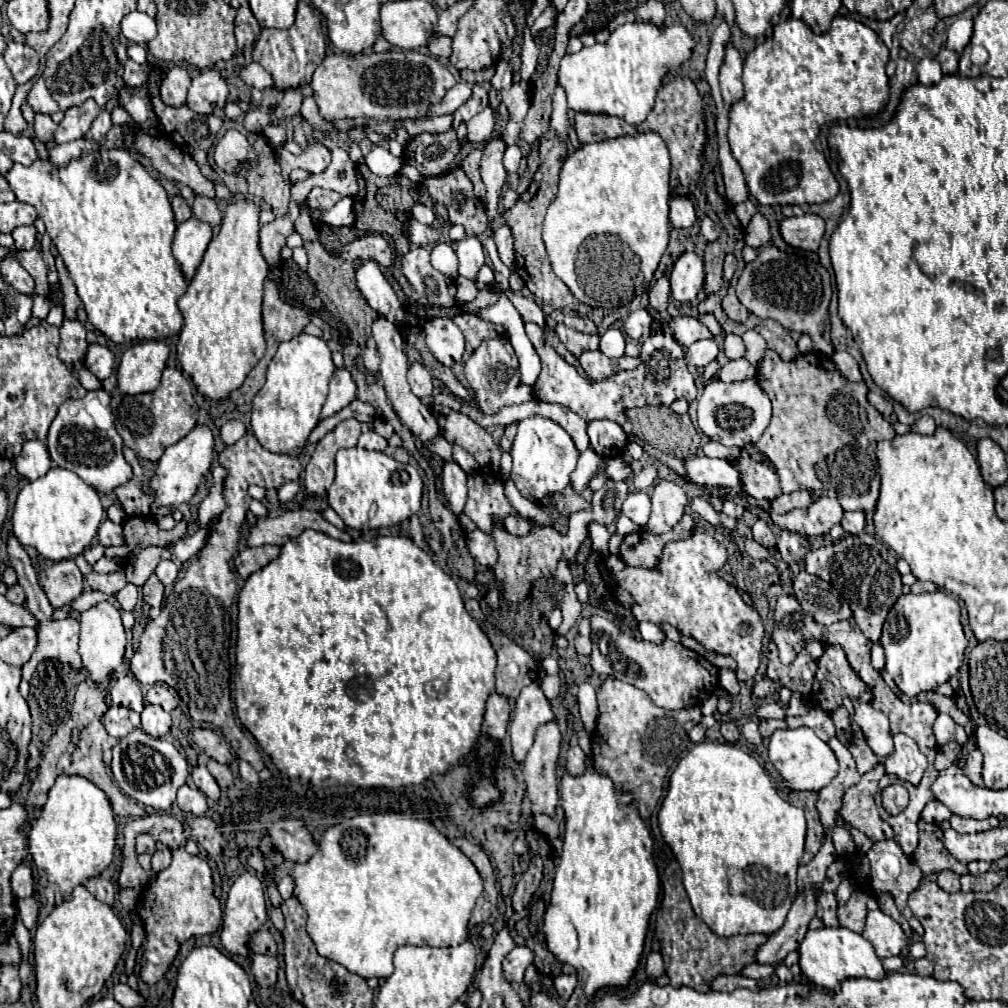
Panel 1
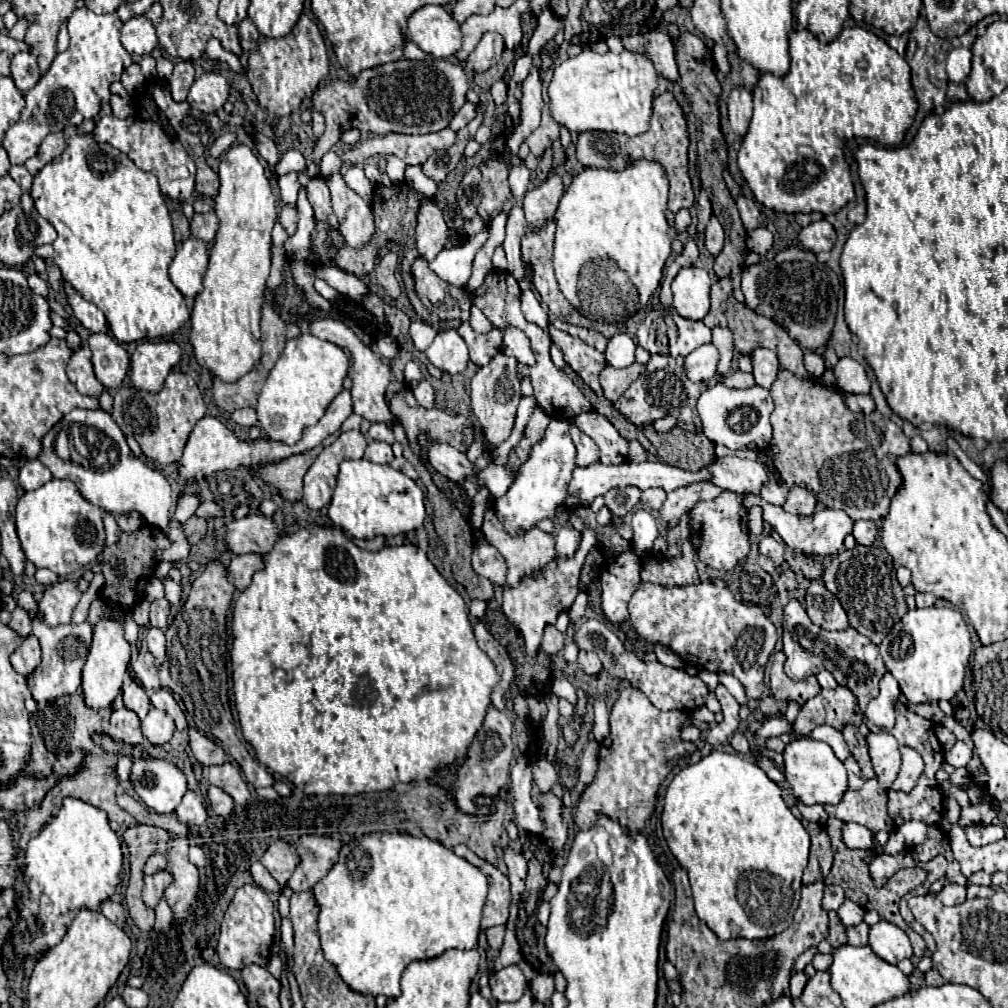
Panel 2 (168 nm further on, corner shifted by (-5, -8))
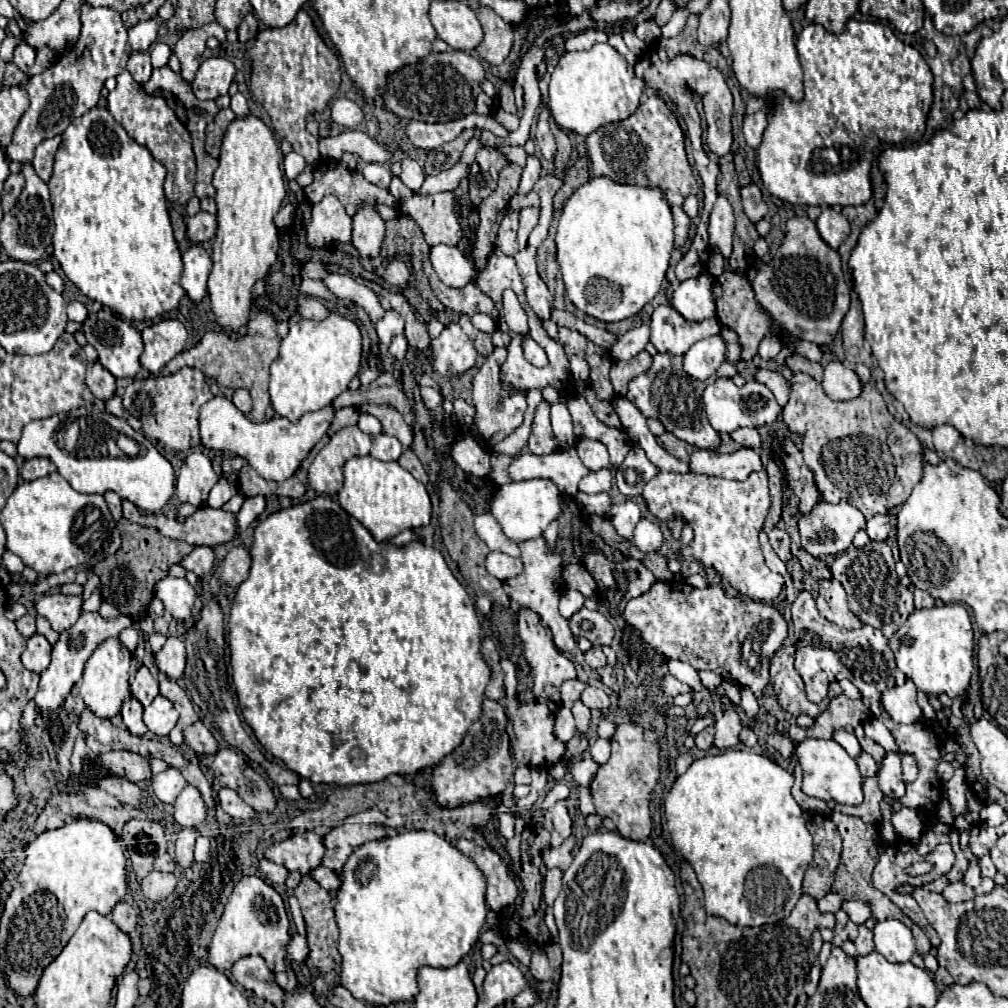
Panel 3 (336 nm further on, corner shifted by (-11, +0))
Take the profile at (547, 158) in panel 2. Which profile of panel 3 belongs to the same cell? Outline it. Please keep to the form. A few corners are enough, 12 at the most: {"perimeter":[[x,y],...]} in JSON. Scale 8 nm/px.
{"perimeter":[[560,128],[556,134],[557,153],[554,166],[565,170],[572,151],[571,142]]}

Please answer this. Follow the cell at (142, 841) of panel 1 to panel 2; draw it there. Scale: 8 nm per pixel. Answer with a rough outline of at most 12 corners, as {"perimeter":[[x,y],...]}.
{"perimeter":[[154,854],[148,858],[144,872],[156,874],[166,870],[166,856]]}

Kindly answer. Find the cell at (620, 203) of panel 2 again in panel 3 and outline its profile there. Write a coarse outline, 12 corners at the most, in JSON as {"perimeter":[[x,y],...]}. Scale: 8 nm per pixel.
{"perimeter":[[594,176],[558,218],[572,304],[642,310],[674,248],[662,188]]}

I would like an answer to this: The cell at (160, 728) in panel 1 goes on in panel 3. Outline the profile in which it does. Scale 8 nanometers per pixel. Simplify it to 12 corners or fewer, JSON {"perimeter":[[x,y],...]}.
{"perimeter":[[164,696],[144,710],[144,724],[156,736],[168,736],[178,712]]}

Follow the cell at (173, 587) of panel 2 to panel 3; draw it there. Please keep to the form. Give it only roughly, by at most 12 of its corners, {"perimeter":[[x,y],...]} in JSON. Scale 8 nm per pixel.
{"perimeter":[[162,578],[154,594],[178,622],[190,618],[196,590],[184,578]]}

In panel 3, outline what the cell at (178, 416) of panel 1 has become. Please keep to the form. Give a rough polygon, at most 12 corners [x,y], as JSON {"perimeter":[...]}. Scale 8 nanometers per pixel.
{"perimeter":[[204,372],[134,378],[124,410],[150,442],[200,446]]}

